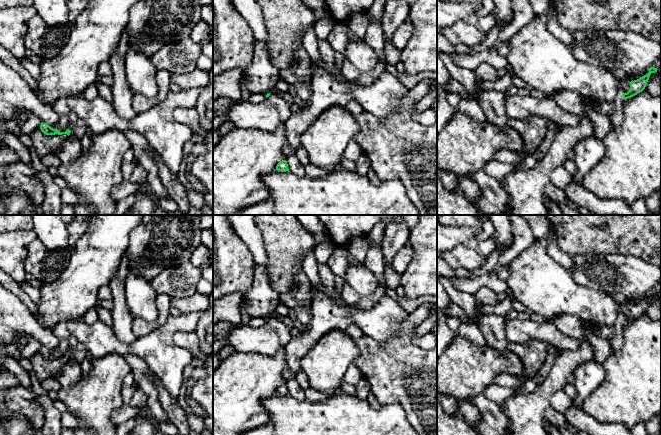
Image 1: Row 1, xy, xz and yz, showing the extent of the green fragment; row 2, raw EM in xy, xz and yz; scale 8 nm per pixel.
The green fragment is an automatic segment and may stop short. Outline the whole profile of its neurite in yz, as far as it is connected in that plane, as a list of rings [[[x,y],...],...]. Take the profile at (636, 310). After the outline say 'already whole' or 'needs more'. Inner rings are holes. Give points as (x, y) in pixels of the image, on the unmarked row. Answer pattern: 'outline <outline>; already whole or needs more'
outline [[[651,291],[646,299],[637,304],[631,305],[629,315],[627,317],[622,317],[623,322],[626,324],[642,316],[647,309],[650,299],[657,296],[657,294],[657,292]]]; already whole

